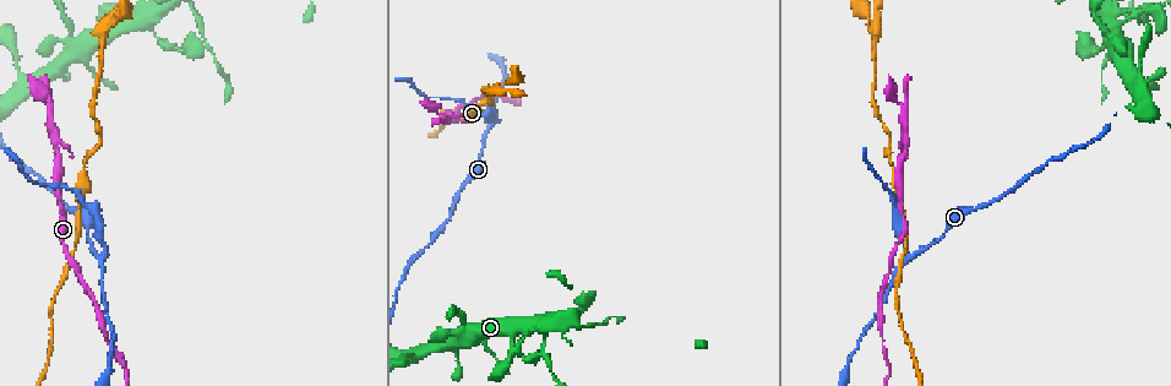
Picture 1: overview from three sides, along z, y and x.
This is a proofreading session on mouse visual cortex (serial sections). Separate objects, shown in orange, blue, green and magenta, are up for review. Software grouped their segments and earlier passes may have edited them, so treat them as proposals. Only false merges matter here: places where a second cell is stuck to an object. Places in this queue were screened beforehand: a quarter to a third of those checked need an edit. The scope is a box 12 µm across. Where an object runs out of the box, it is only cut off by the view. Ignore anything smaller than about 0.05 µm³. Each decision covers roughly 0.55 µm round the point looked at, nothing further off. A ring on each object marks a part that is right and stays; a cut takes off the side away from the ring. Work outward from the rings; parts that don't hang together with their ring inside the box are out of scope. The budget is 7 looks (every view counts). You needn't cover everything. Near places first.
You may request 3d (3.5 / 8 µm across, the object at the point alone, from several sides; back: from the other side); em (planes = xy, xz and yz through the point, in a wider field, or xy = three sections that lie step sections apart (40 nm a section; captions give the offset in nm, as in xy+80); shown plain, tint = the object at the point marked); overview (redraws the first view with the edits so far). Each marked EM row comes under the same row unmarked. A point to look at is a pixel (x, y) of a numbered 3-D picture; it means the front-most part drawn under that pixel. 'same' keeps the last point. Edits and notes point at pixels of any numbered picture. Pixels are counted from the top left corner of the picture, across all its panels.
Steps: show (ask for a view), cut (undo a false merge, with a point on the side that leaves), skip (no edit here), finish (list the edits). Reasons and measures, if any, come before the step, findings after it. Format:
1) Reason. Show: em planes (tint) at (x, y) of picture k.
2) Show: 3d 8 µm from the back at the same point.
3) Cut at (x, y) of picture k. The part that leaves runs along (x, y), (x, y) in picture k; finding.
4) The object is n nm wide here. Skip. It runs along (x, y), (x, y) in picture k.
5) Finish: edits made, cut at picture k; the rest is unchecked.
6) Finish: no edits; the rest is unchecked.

Thin neck. Show: 3d 3.5 µm at (45, 101) of picture 1.

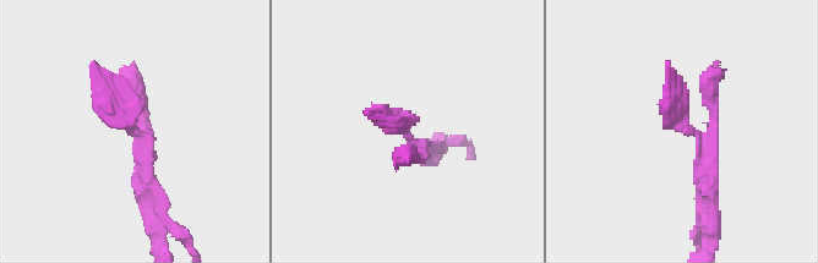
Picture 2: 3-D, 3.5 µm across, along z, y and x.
Now the EM. Show: em xy step 5 (tint) at (406, 135) of picture 2.

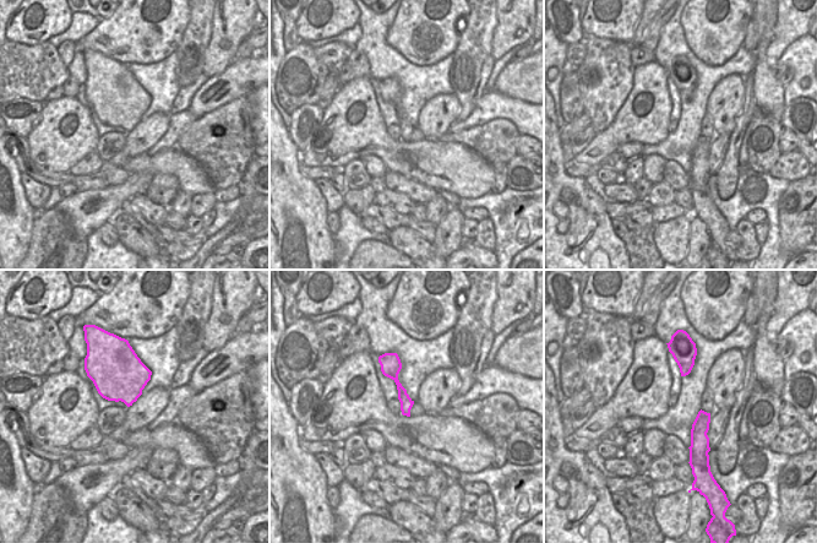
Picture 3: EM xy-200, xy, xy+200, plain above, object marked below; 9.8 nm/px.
Cut at (129, 115) of picture 2. The part that leaves runs along (143, 142), (94, 62) in picture 2; a second cell is stuck on.

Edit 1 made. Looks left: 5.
Two arms in line, one across. Show: 3d 3.5 µm at (104, 34) of picture 1.

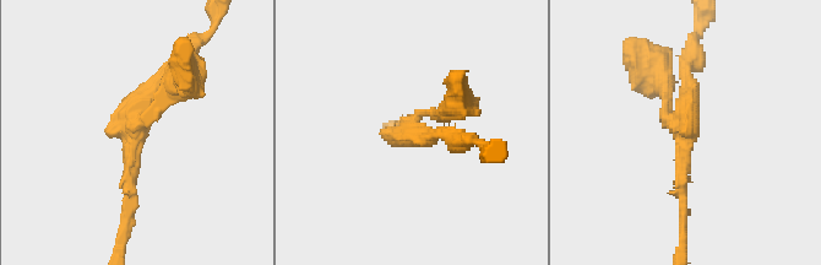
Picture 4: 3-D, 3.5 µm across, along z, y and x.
Need the tissue. Show: em xy step 1 (tint) at (681, 129) of picture 4.

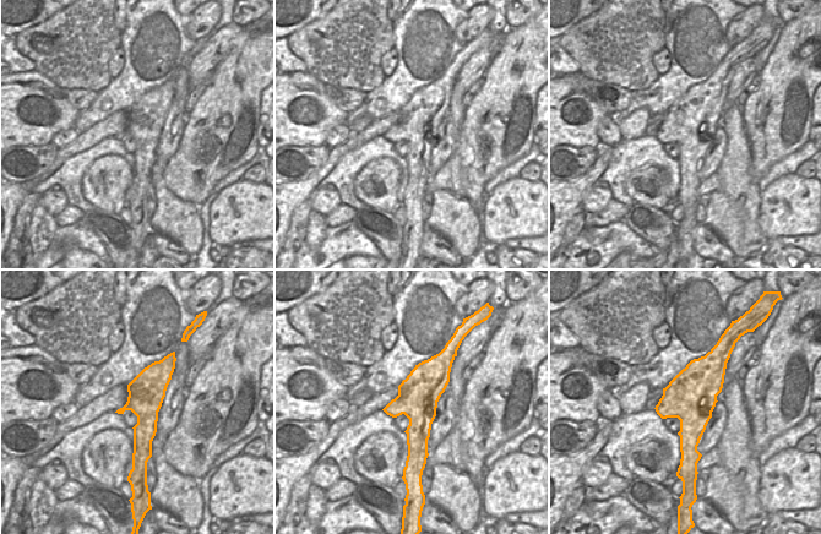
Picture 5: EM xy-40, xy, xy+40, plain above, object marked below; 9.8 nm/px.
3 arms meet here; the arms are 150, 200, 200 nm wide. Skip. It runs along (126, 209), (135, 126), (183, 74) in picture 4; continuous, no second cell.

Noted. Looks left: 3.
Abrupt turn. Show: 3d 8 µm at (912, 256) of picture 1.

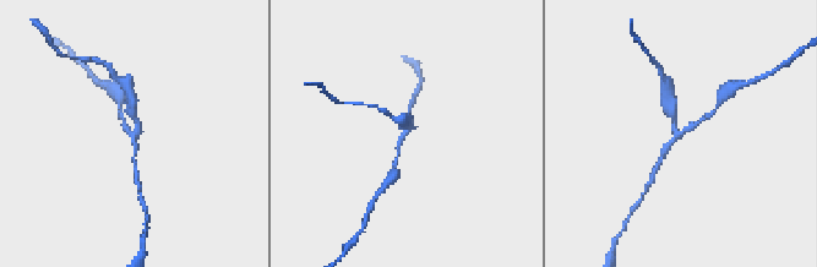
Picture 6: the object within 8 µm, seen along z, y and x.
Zoom in. Show: 3d 3.5 µm at (680, 135) of picture 6.

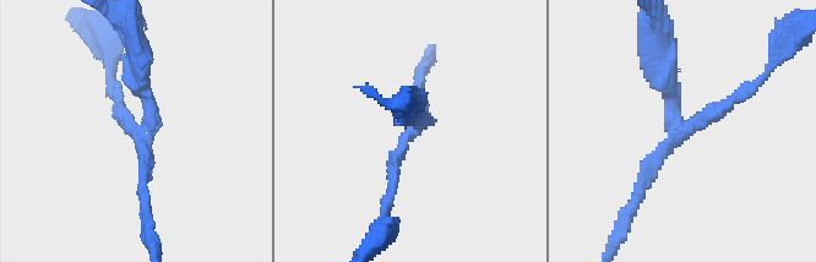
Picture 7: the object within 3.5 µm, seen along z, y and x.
Cut at (661, 86) of picture 7. The part that leaves runs along (675, 124), (653, 60), (657, 29) in picture 7; two cells meet here.

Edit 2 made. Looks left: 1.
Finish: edits made, cut at picture 2, cut at picture 7; the rest is unchecked.

